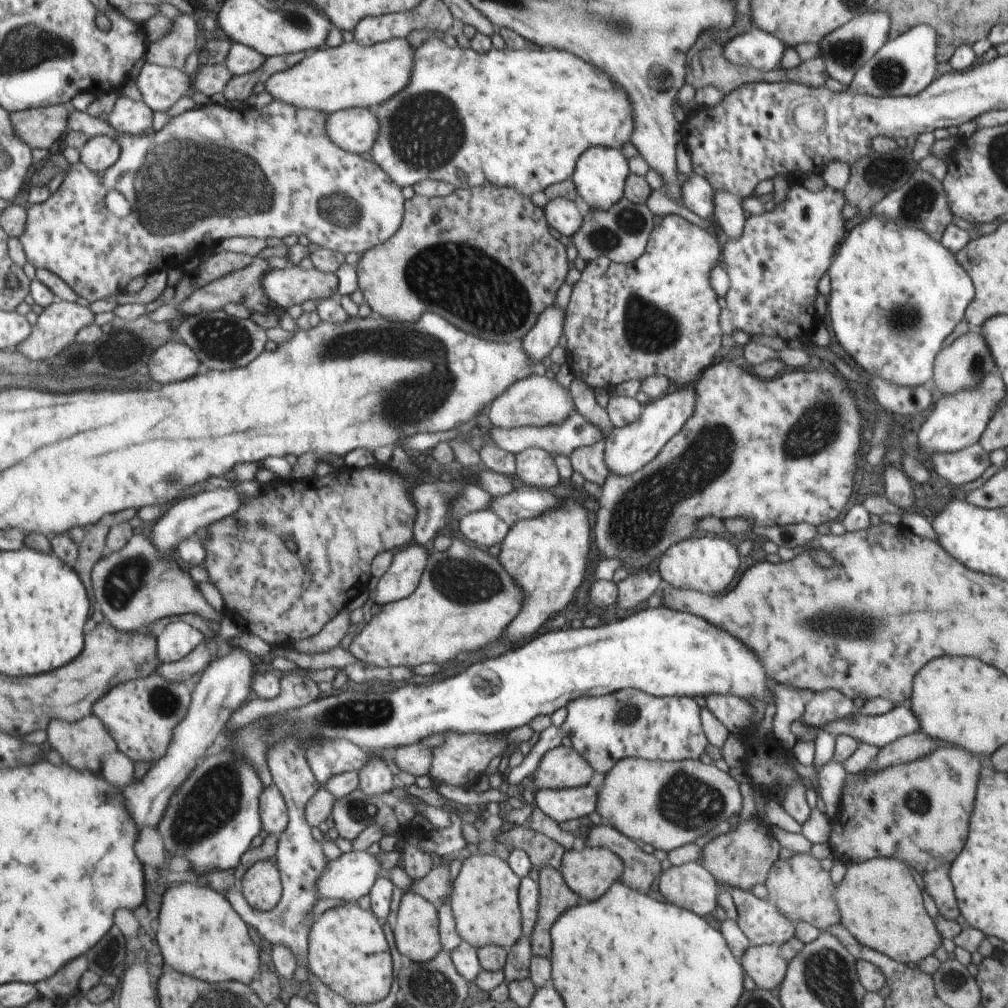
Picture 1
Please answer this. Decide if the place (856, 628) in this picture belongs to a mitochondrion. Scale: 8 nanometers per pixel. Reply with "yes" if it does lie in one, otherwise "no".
yes

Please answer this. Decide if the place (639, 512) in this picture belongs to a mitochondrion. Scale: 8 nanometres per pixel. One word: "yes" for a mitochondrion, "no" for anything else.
yes

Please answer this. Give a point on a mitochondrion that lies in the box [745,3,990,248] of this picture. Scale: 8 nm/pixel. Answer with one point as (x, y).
(919, 200)

